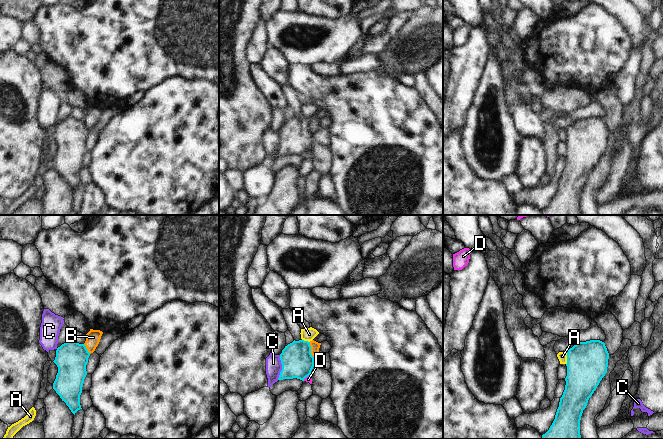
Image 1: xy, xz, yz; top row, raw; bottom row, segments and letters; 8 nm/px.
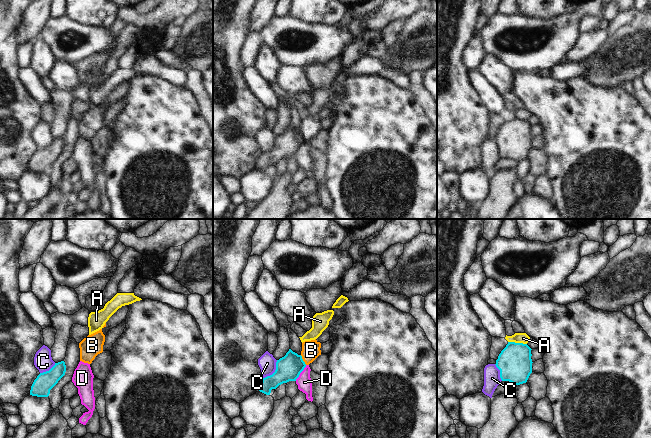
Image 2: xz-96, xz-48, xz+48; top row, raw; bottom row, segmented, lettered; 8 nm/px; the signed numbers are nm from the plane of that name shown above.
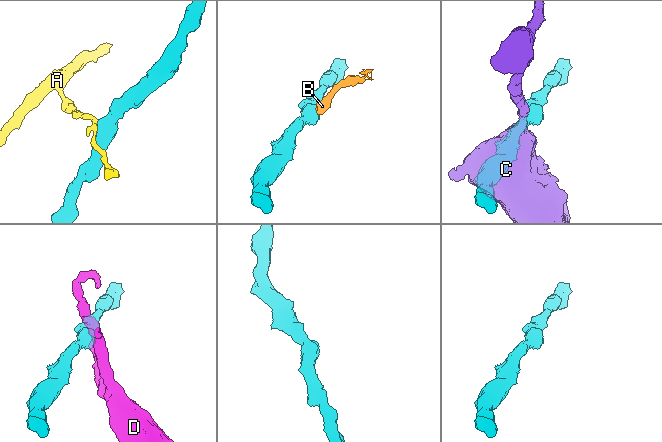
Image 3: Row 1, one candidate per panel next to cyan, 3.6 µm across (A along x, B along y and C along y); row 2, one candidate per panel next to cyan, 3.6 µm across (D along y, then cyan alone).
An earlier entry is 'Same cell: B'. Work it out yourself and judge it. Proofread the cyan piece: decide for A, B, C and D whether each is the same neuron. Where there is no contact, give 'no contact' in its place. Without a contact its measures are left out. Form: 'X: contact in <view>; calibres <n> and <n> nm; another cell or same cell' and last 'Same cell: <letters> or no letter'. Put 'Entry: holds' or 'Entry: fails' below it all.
A: contact in yz; calibres 320 and 80 nm; another cell
B: contact in xz; calibres 260 and 70 nm; another cell
C: contact in xz; calibres 260 and 130 nm; another cell
D: contact in xz; calibres 260 and 50 nm; another cell
Same cell: no letter
Entry: fails

